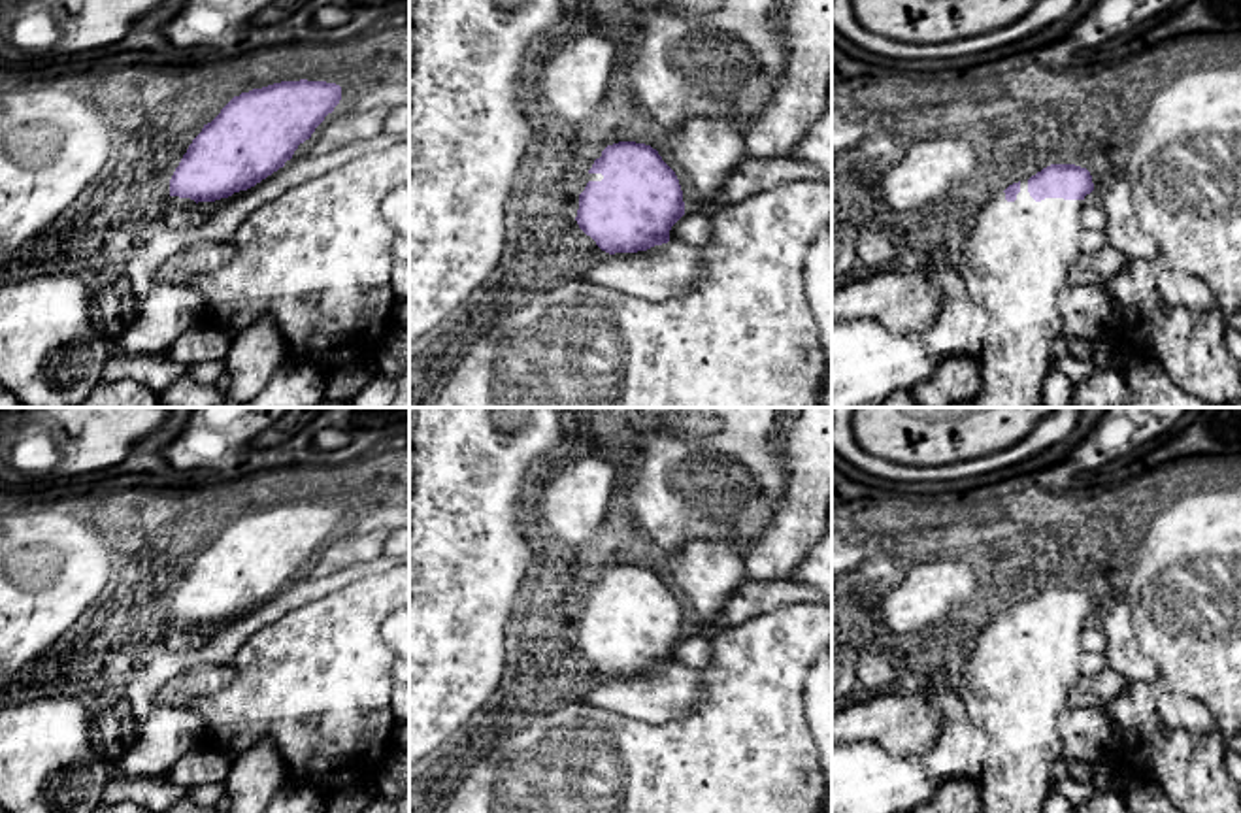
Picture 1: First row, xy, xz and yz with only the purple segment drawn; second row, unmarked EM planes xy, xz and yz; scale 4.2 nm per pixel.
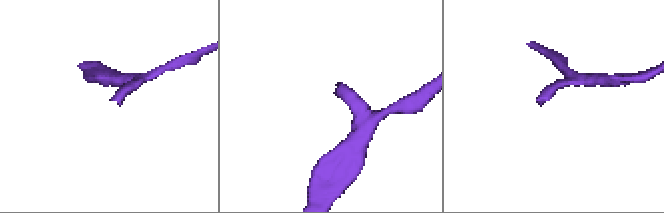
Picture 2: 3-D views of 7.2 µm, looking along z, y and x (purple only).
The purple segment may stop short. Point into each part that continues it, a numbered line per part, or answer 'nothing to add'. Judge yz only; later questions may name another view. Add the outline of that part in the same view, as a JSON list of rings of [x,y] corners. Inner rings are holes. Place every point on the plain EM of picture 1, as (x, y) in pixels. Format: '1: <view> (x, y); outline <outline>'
1: yz (1017, 680); outline [[[1028,602],[1020,604],[1015,624],[1007,624],[1000,613],[979,634],[960,689],[968,719],[988,736],[979,813],[1043,813],[1052,792],[1051,770],[1062,756],[1056,721],[1067,702],[1067,689],[1077,681],[1083,636],[1084,622],[1035,624]]]

